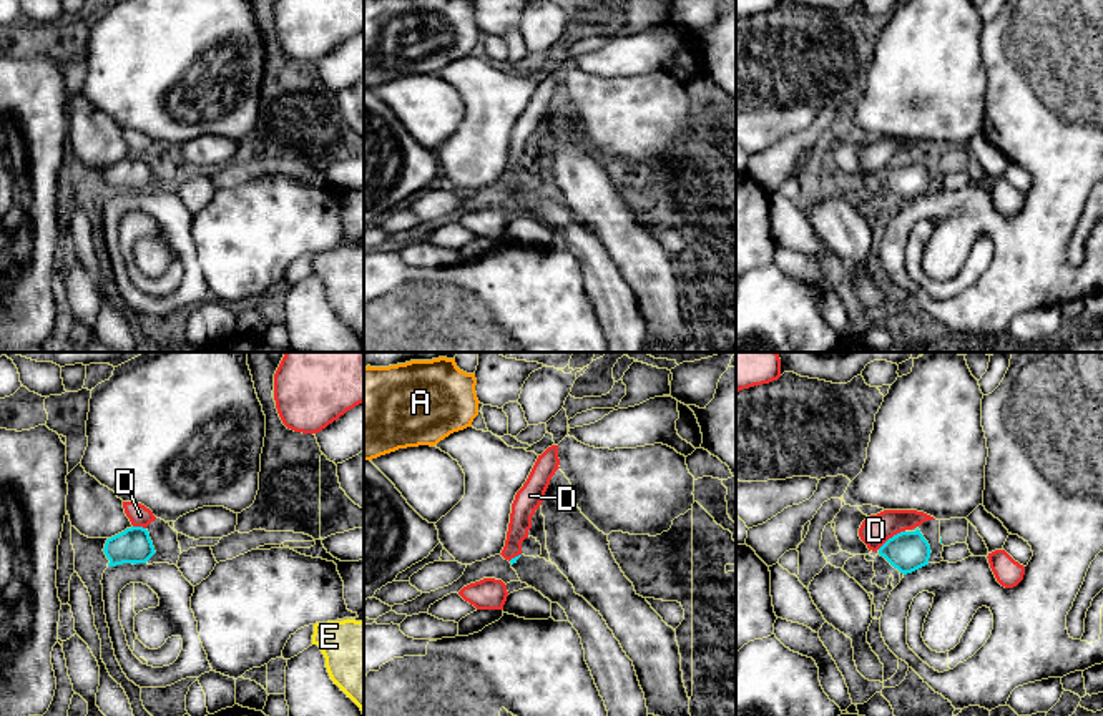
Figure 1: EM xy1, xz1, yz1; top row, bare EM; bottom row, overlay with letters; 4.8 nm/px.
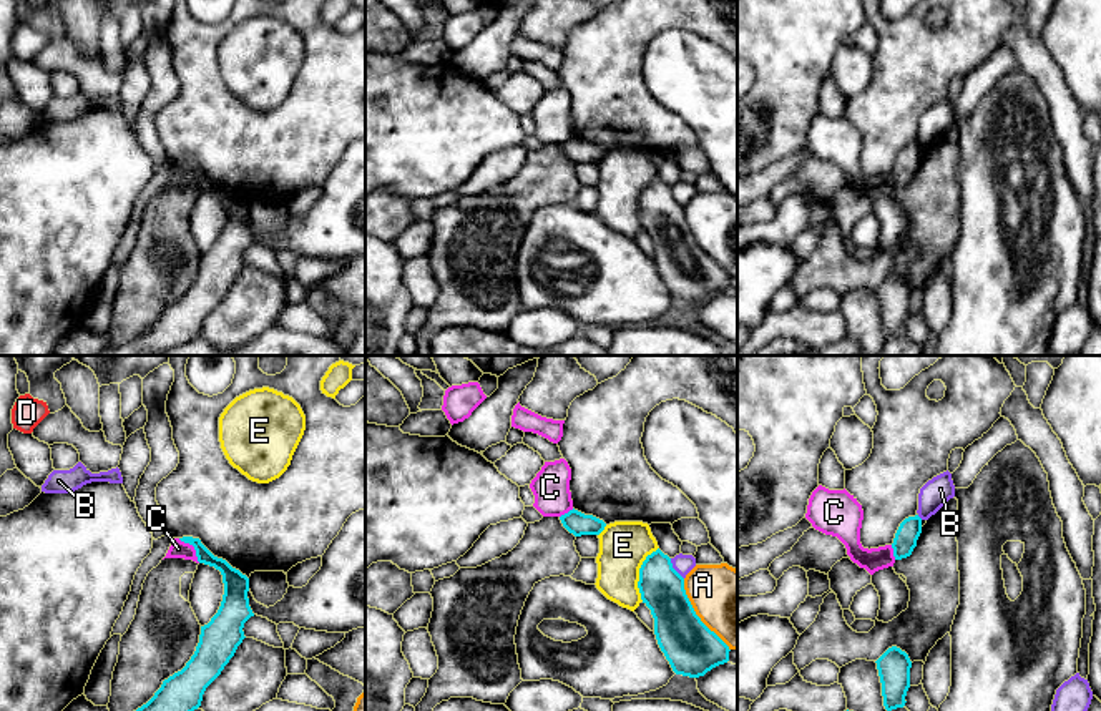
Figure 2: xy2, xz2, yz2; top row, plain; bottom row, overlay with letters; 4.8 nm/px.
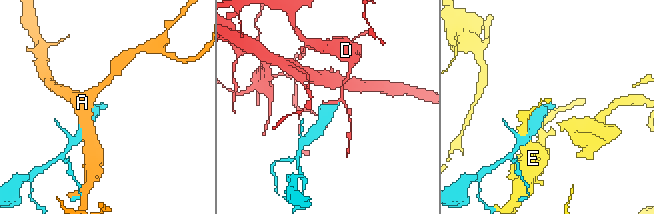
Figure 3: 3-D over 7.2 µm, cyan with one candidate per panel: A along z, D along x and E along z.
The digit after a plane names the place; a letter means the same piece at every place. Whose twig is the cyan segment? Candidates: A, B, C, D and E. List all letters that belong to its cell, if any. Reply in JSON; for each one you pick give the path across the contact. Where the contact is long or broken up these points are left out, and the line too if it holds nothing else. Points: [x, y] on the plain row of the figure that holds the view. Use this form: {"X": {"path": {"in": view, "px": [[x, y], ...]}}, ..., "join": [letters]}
{"join": []}

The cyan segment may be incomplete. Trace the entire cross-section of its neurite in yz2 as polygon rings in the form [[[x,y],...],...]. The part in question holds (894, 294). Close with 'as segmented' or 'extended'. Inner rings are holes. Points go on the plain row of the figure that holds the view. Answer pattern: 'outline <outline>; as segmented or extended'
outline [[[892,274],[875,291],[882,311],[885,337],[892,339],[903,336],[910,316],[912,289],[908,282],[897,274]]]; as segmented

